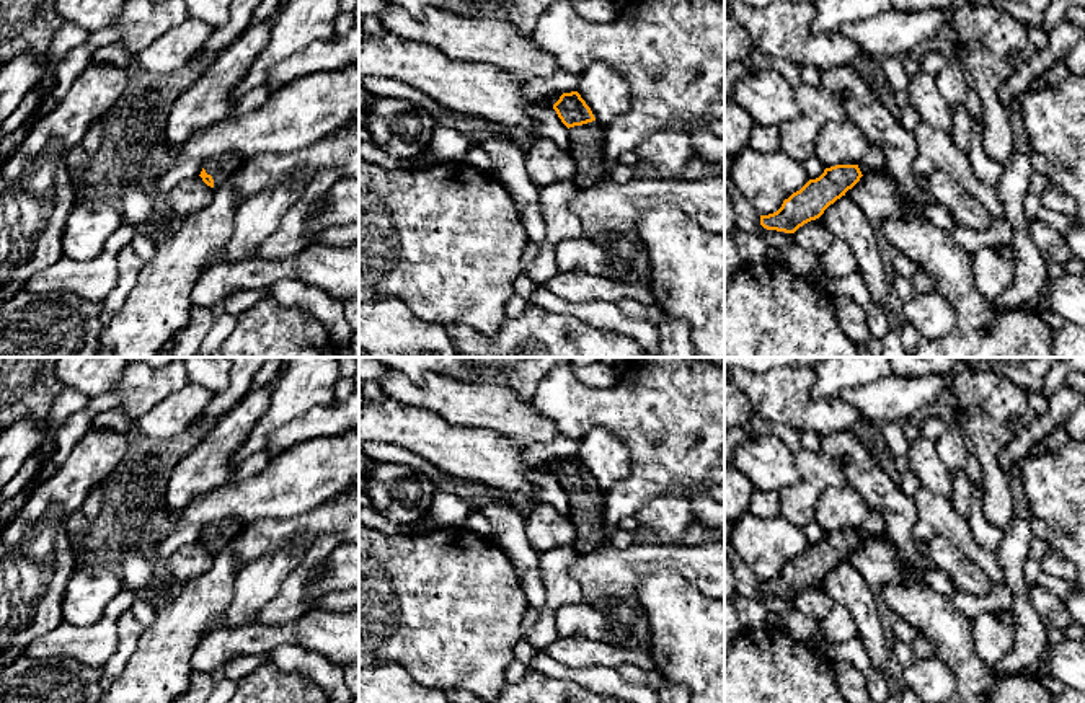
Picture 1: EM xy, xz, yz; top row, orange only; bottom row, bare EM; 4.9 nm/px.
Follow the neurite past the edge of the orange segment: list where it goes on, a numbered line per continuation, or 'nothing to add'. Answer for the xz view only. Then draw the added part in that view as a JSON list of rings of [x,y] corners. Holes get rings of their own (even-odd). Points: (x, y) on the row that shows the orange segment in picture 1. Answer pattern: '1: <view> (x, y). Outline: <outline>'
1: xz (586, 150). Outline: [[[592,121],[569,127],[569,155],[576,165],[573,183],[587,189],[602,179],[610,179],[612,170],[604,165],[605,127]]]

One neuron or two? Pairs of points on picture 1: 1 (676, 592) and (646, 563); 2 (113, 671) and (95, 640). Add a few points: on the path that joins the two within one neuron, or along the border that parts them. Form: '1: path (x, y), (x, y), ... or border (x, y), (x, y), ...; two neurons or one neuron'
1: border (692, 588), (676, 573), (651, 573), (635, 592); two neurons
2: border (116, 623), (118, 648), (101, 666); two neurons

